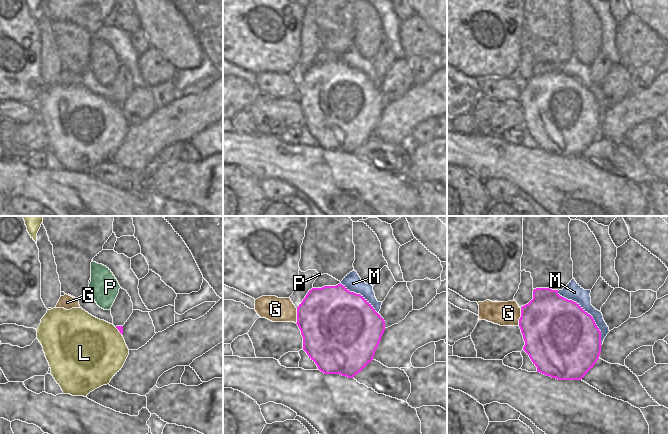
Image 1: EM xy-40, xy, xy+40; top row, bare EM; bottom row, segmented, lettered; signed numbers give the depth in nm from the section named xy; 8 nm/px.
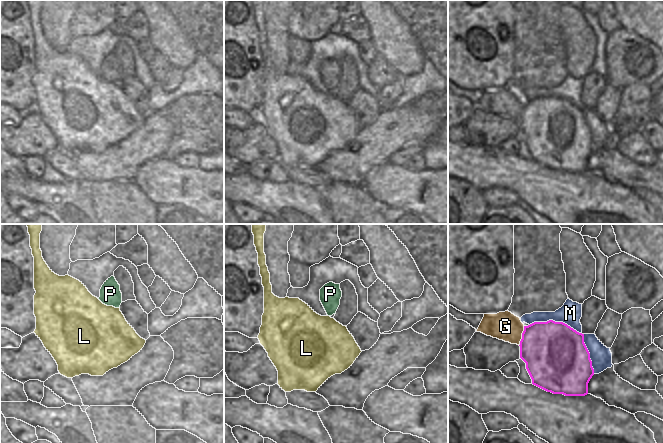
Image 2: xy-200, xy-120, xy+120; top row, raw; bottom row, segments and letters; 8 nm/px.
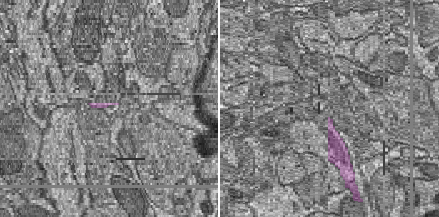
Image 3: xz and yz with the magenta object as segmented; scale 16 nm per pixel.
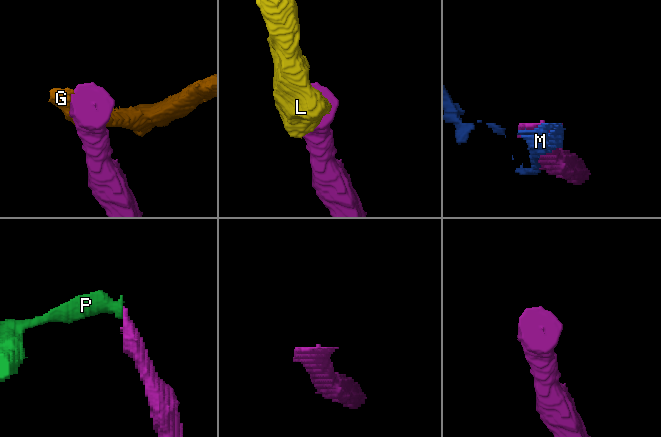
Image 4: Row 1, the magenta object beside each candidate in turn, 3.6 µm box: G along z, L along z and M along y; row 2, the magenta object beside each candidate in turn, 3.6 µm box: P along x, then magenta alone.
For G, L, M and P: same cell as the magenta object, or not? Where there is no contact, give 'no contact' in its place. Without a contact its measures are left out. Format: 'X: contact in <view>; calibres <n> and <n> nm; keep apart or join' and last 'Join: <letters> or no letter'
G: contact in xy+40; calibres 480 and 190 nm; keep apart
L: contact in xy-40; calibres 50 and 480 nm; join
M: contact in xy+40; calibres 500 and 140 nm; keep apart
P: no contact; keep apart
Join: L

